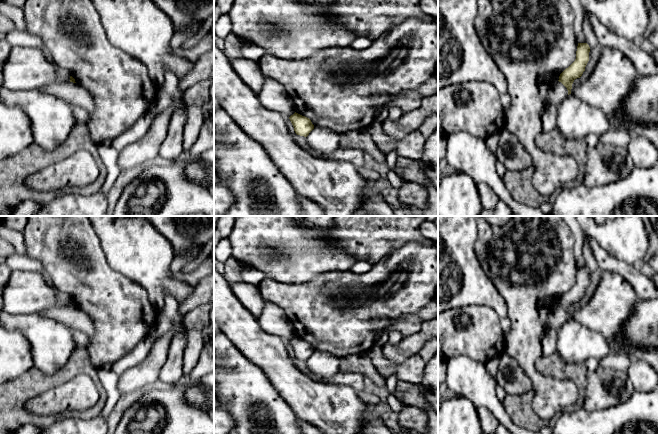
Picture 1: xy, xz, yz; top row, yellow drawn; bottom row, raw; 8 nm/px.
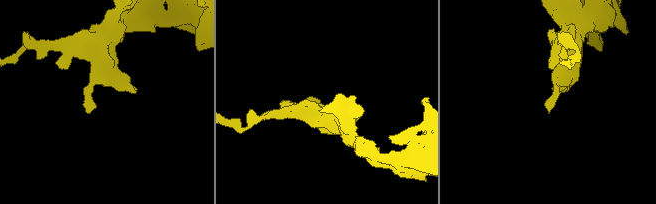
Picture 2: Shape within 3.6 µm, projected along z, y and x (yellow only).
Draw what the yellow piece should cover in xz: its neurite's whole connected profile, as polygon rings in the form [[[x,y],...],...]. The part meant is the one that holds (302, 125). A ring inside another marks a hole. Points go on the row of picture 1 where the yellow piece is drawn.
[[[296,112],[291,115],[289,119],[297,135],[307,137],[309,133],[314,129],[314,125],[309,118],[302,116]]]

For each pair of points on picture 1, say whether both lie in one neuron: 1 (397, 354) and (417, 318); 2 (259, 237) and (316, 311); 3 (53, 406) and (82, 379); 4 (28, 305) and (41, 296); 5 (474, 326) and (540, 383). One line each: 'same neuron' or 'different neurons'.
1: different neurons
2: different neurons
3: same neuron
4: same neuron
5: different neurons

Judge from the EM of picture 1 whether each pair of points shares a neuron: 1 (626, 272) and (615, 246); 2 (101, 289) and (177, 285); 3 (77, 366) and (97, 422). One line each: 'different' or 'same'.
1: different
2: different
3: different

